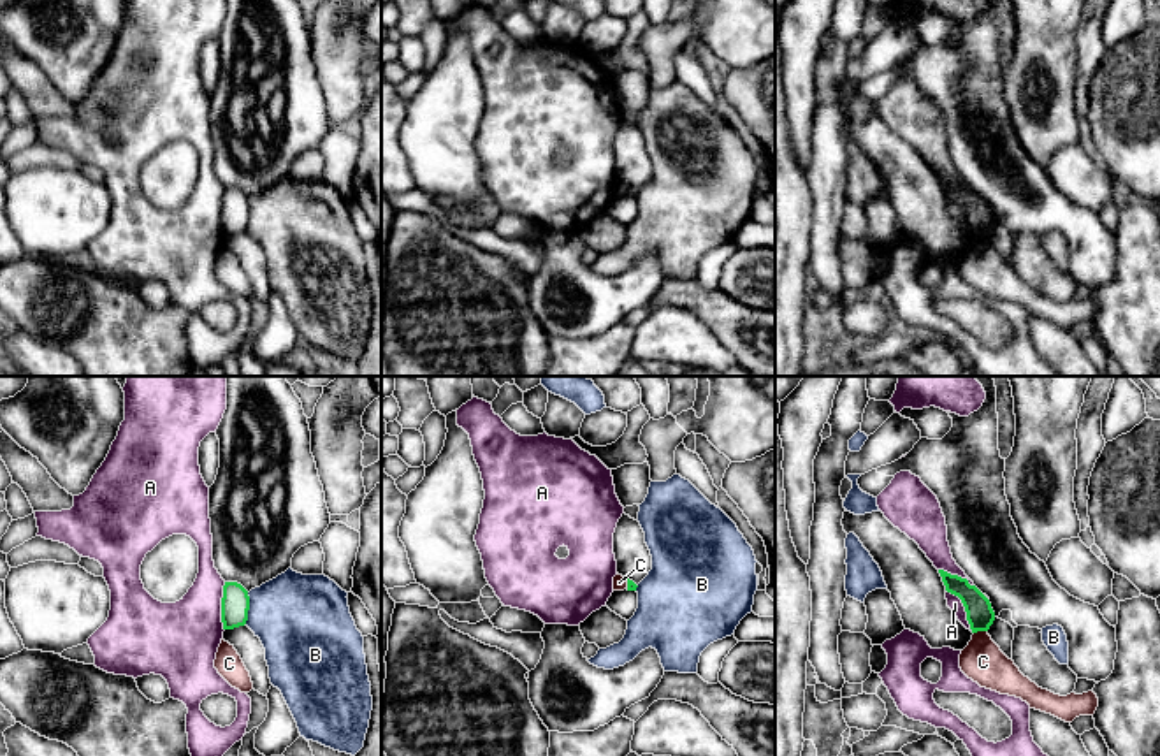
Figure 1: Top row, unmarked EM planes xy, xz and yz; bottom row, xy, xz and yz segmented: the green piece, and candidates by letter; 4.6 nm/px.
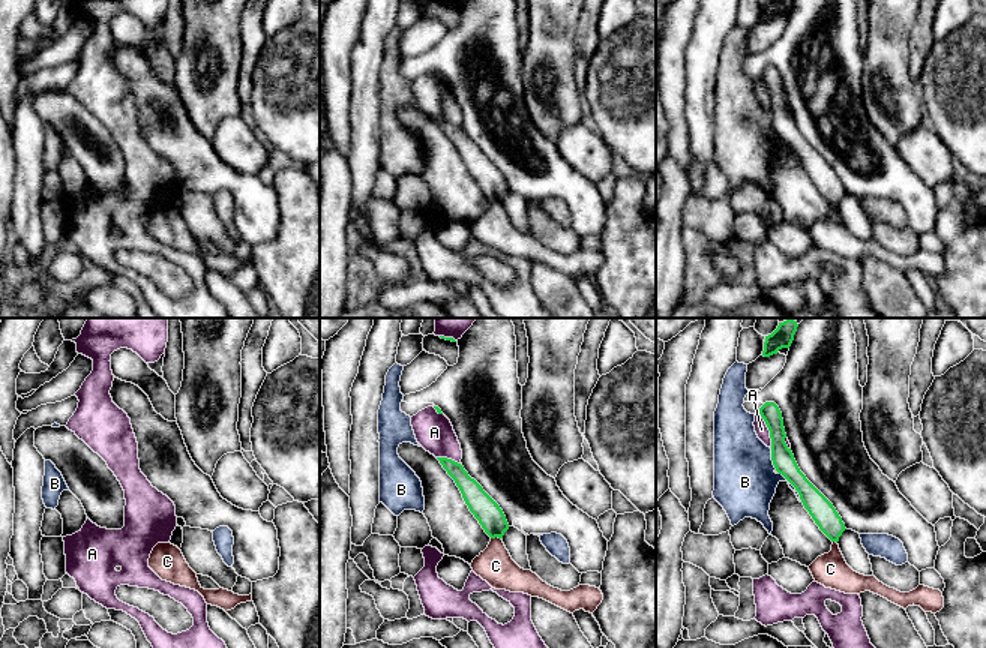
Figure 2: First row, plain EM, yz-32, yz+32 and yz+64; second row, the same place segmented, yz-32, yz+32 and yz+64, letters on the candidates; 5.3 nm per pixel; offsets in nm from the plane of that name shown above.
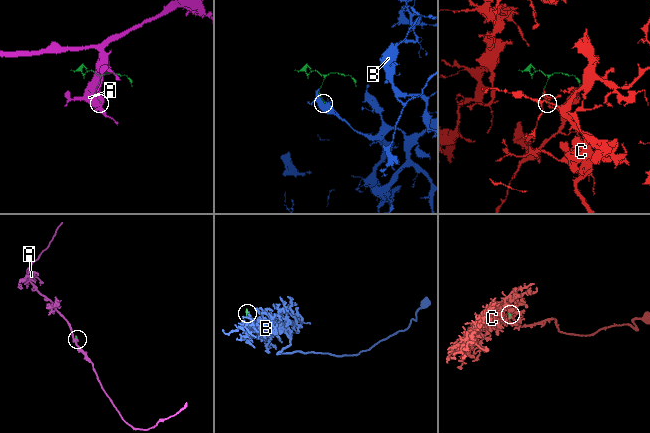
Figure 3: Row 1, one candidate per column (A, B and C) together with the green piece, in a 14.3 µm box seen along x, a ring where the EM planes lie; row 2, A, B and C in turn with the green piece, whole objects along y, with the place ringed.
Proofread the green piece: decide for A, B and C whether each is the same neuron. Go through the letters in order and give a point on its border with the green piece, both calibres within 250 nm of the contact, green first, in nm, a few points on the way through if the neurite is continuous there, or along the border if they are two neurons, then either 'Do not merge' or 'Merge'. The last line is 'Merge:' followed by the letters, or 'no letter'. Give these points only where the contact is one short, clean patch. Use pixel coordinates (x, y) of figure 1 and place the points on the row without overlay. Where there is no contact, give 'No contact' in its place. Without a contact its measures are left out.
A: Touches green at xy (222, 213). Thickness 130 nm (green) against 360 nm. Do not merge
B: Touches green at xy (248, 215). Thickness 130 nm (green) against 420 nm. Do not merge
C: Touches green at yz (979, 236). Thickness 130 nm (green) against 200 nm. Do not merge
Merge: no letter

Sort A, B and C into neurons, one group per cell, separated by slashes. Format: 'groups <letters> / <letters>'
groups A / B / C

